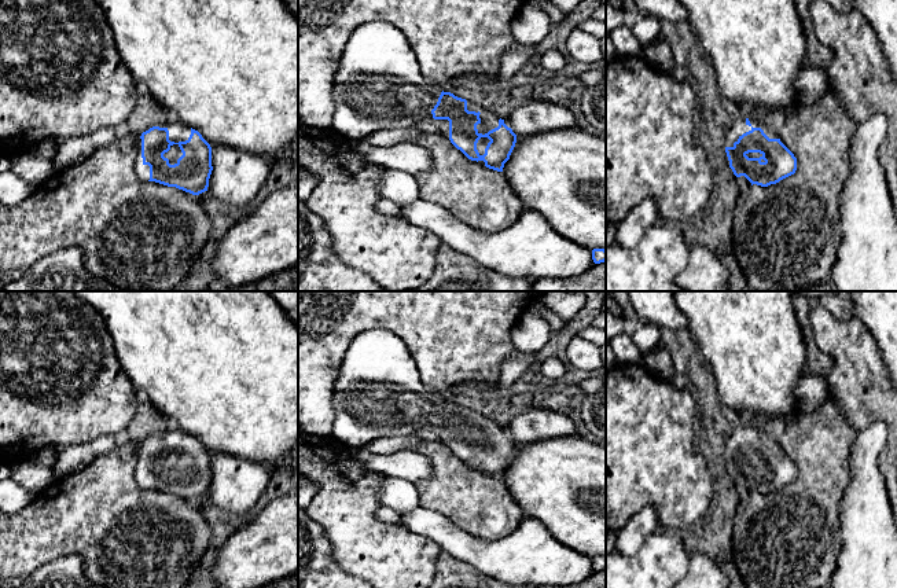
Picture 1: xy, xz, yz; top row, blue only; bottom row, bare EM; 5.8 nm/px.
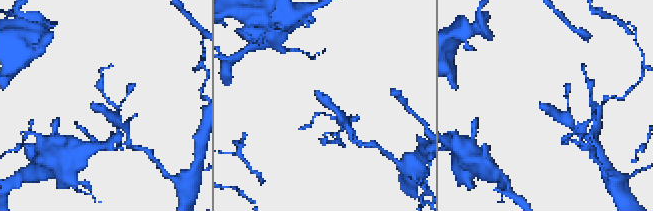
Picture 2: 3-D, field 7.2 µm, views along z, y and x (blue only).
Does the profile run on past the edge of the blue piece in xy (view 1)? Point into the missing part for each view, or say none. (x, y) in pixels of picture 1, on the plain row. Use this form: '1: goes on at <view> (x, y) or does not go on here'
1: goes on at xy (177, 438)

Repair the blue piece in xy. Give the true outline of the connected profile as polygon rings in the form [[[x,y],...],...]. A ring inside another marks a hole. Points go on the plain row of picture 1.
[[[179,427],[158,431],[137,448],[135,479],[143,489],[199,503],[207,499],[212,478],[210,452]]]

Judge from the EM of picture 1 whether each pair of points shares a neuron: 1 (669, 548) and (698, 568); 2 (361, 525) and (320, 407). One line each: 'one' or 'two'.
1: two
2: two

